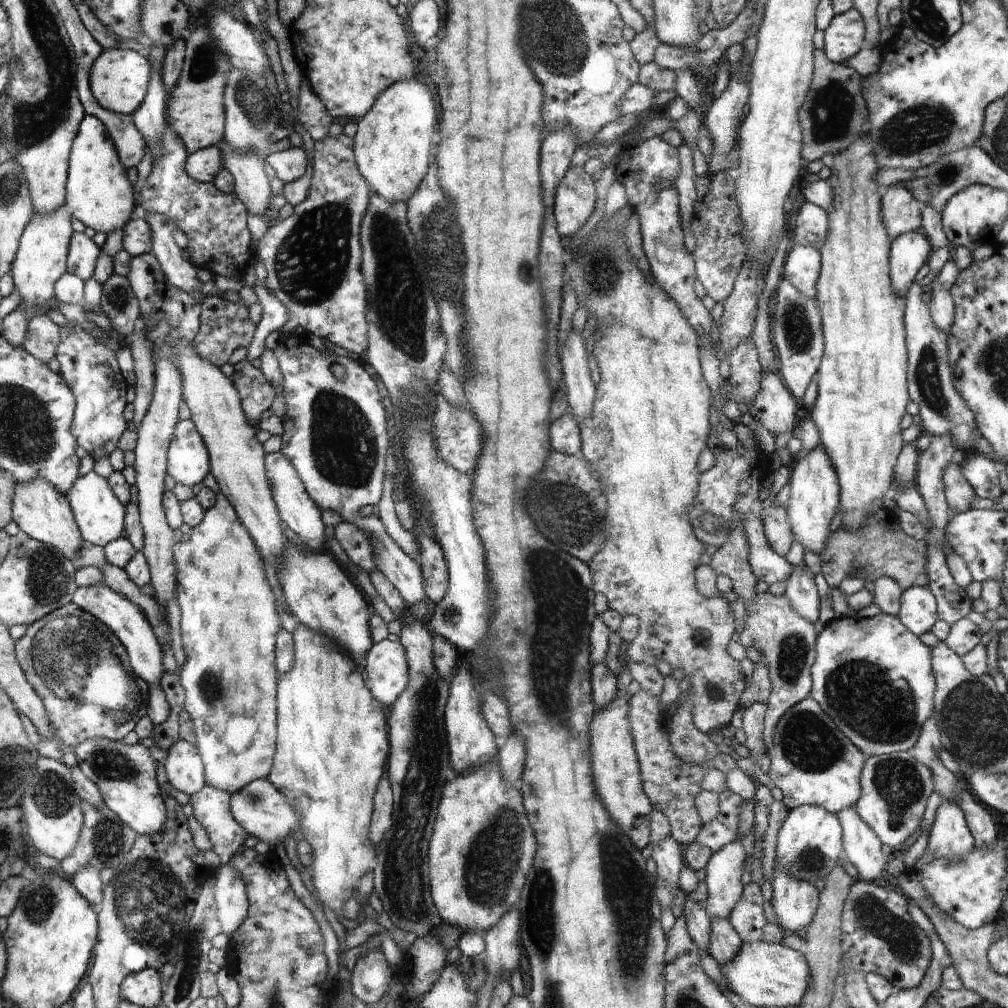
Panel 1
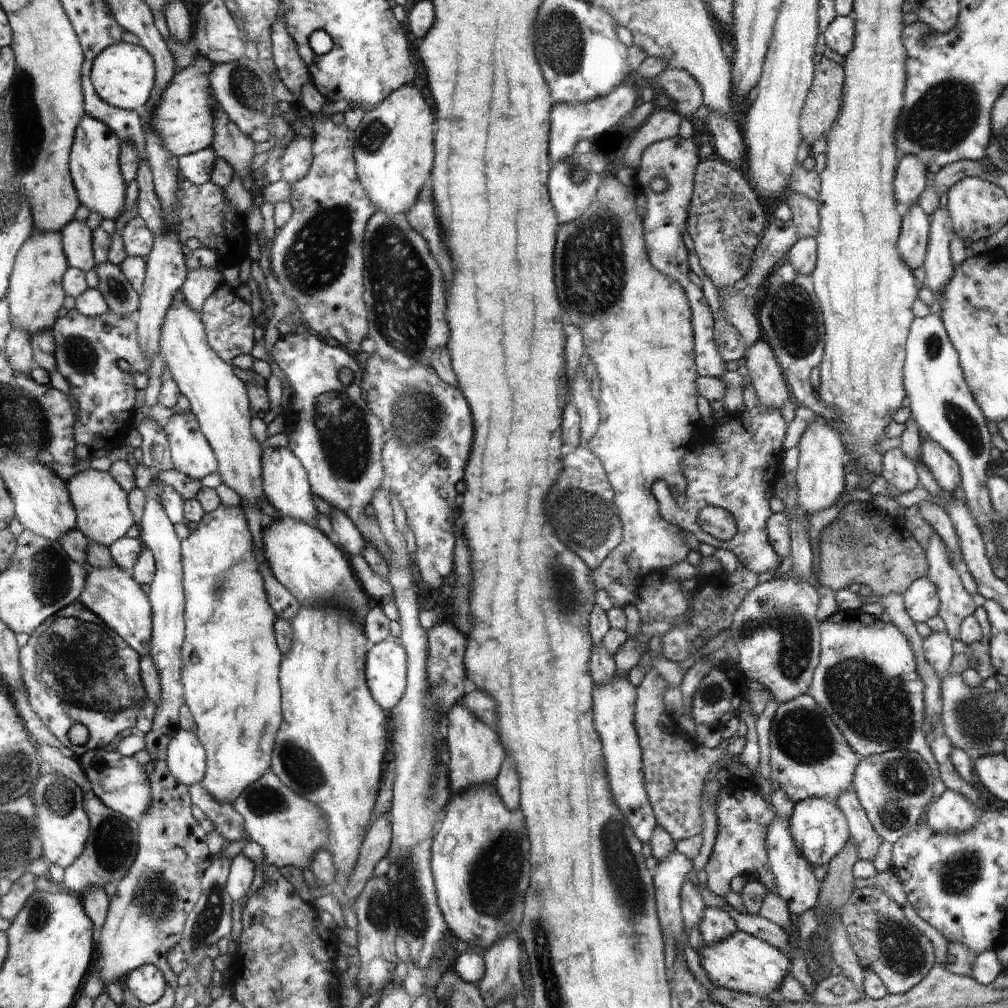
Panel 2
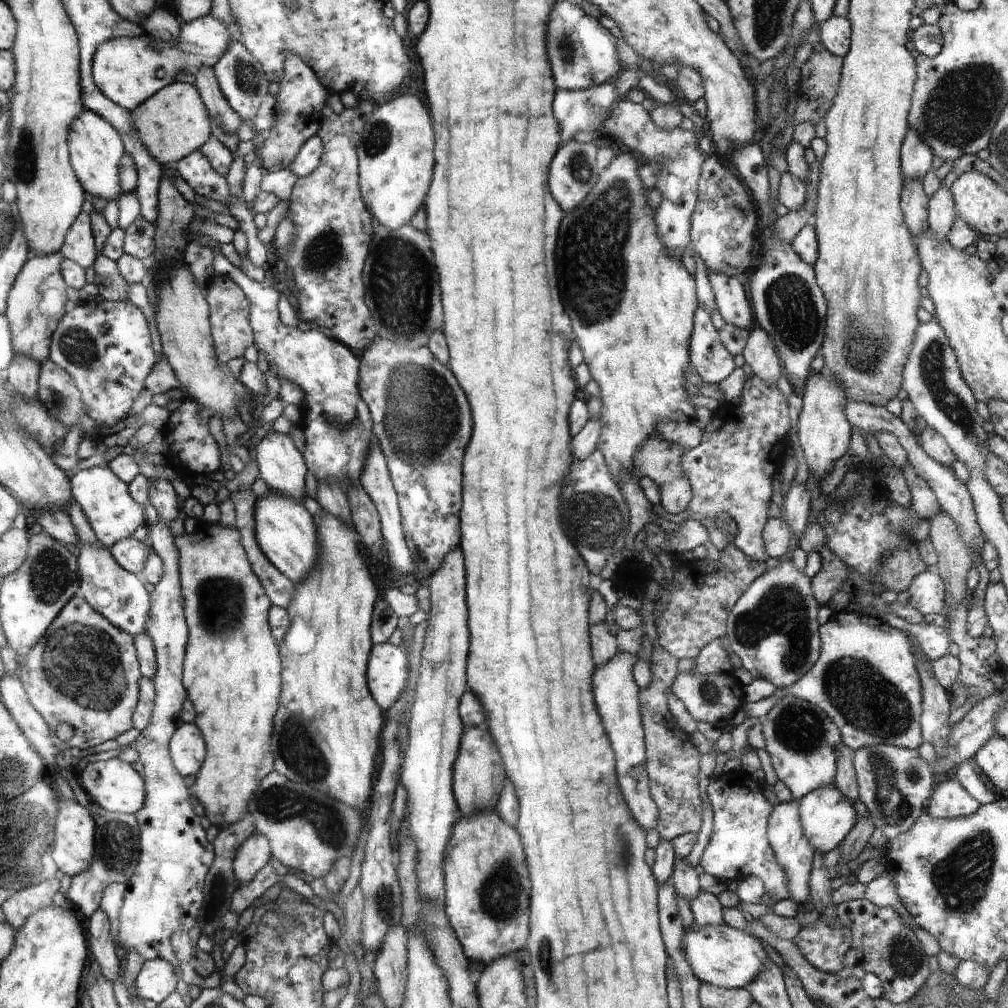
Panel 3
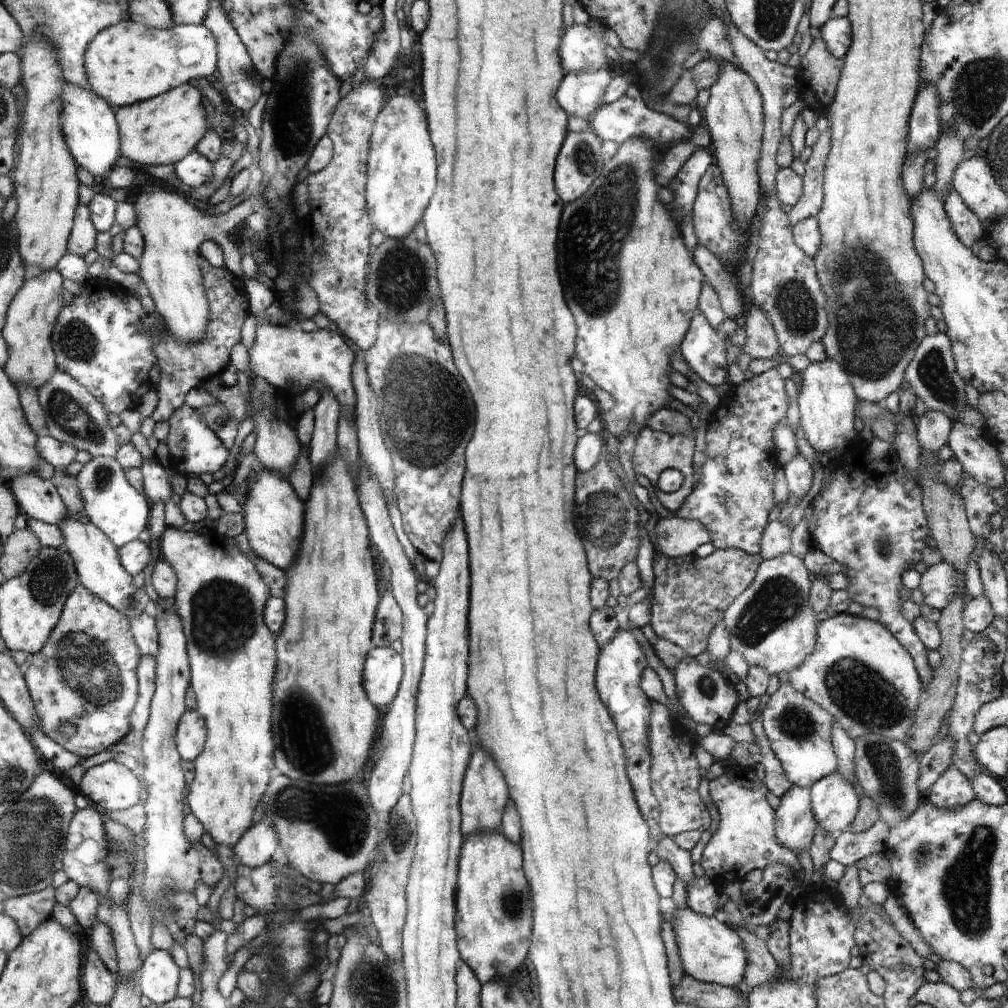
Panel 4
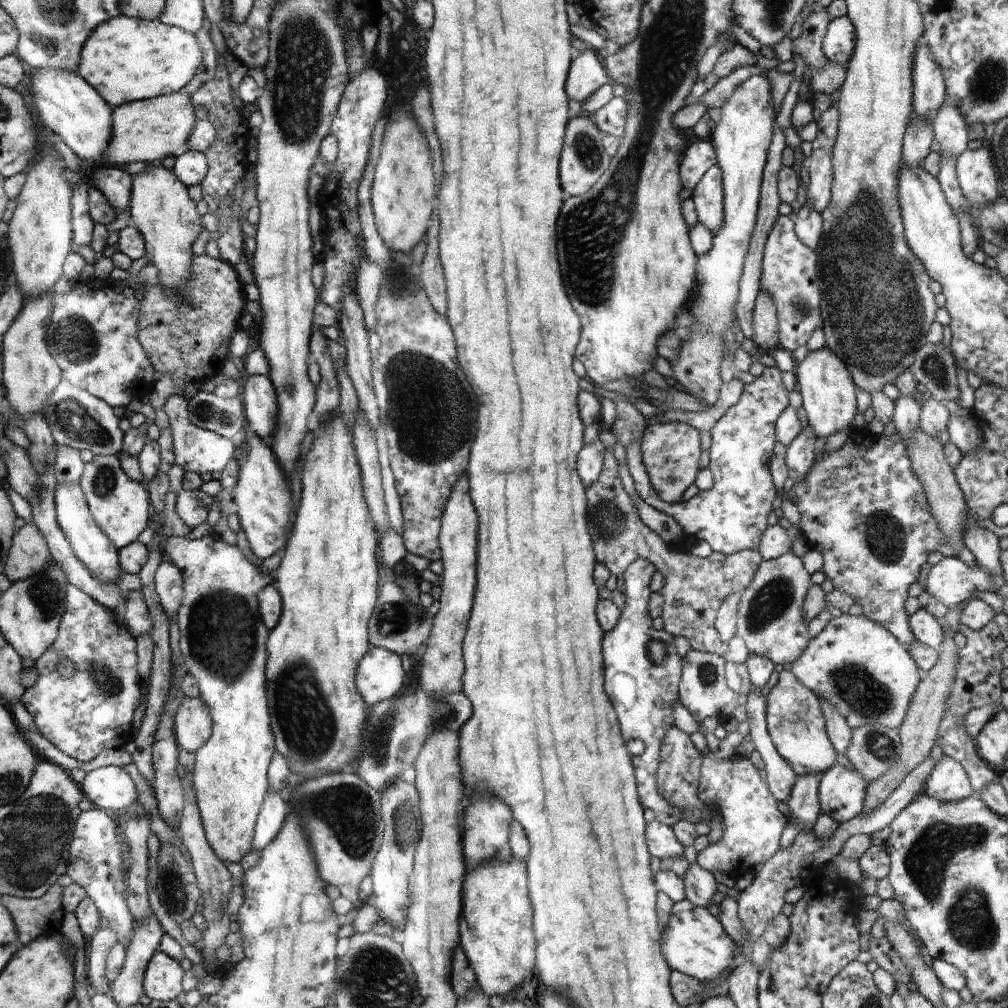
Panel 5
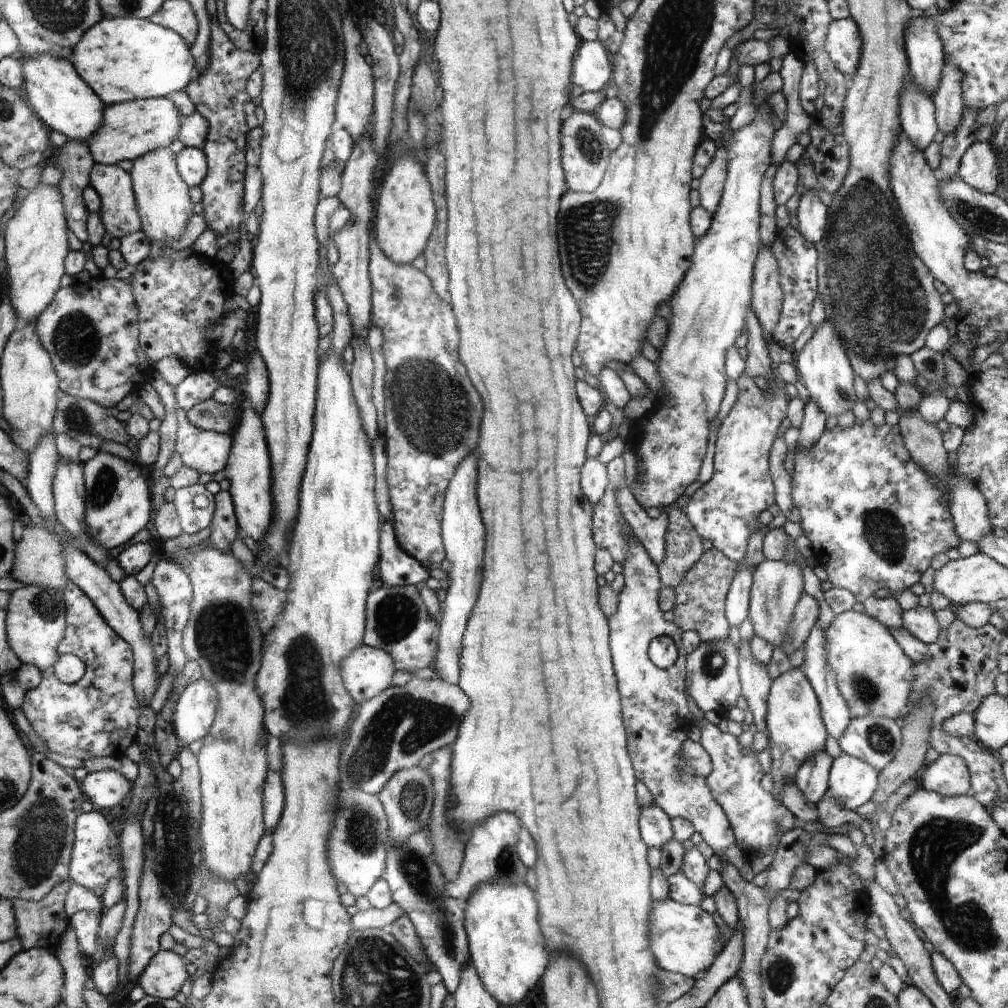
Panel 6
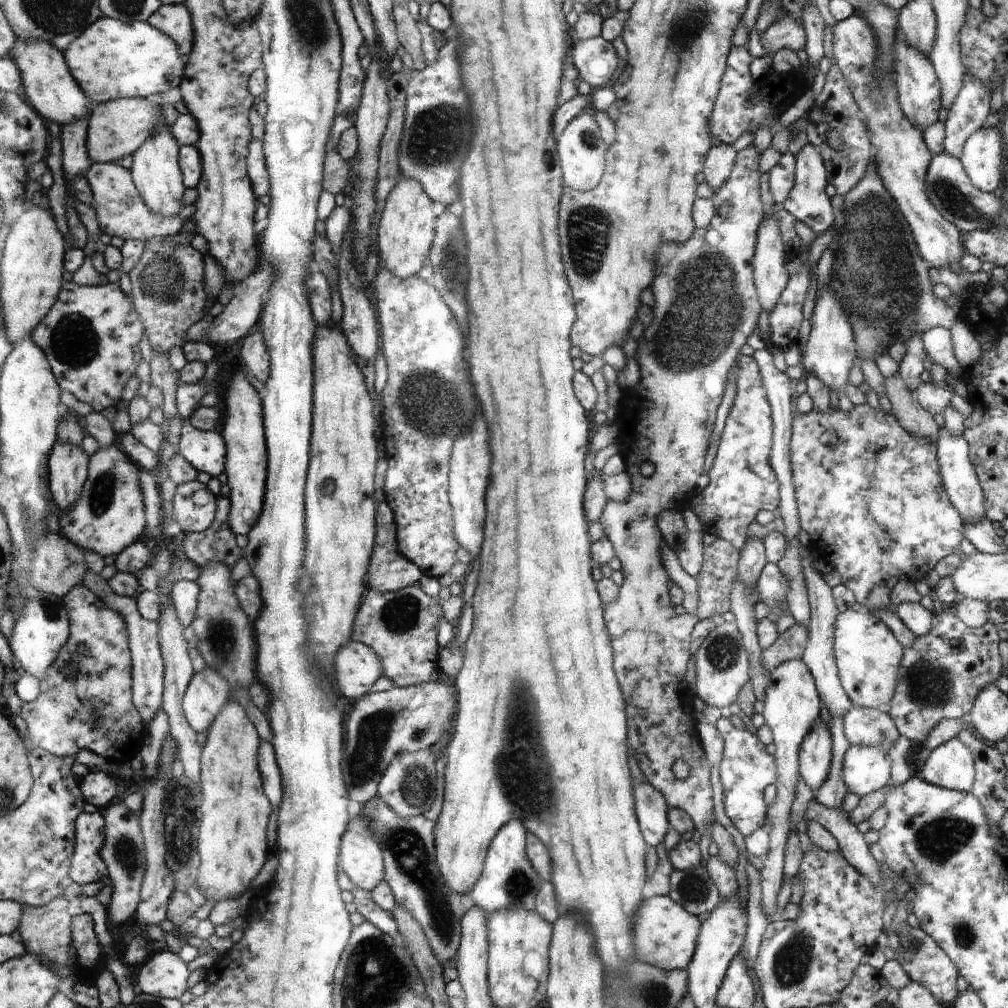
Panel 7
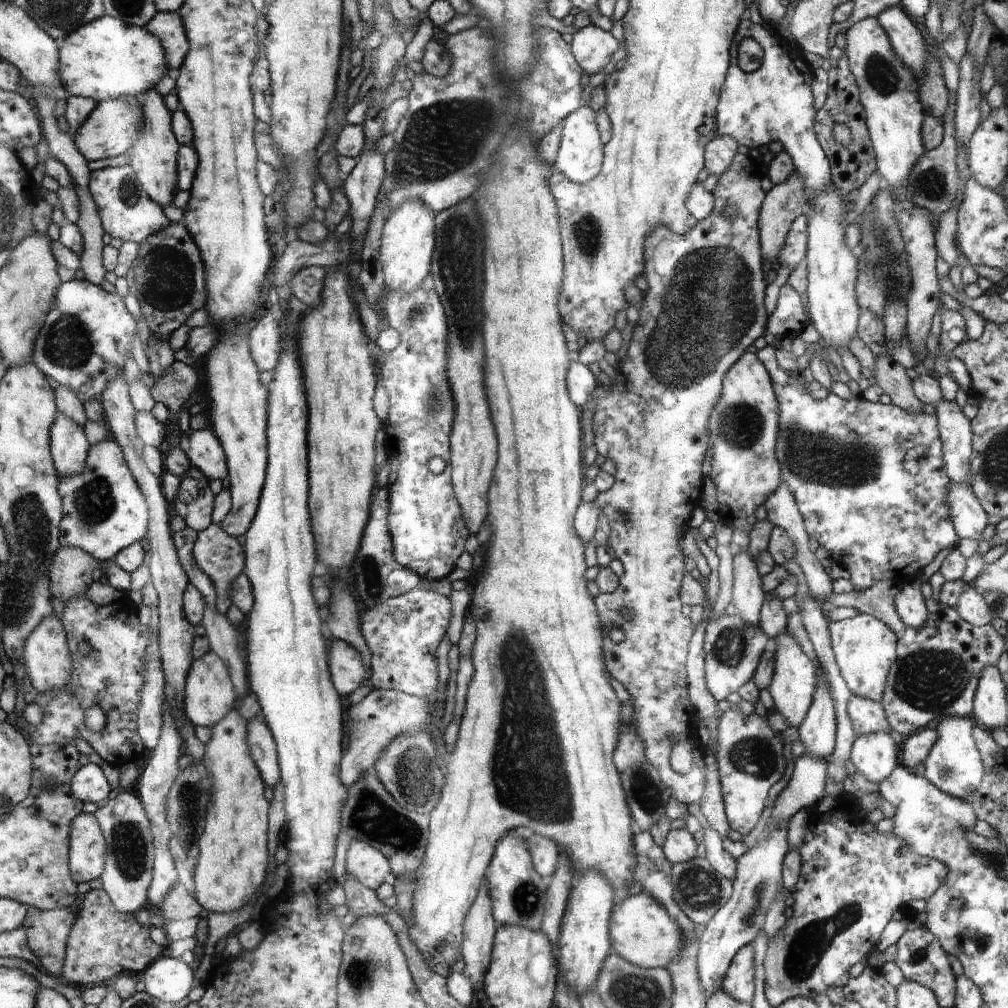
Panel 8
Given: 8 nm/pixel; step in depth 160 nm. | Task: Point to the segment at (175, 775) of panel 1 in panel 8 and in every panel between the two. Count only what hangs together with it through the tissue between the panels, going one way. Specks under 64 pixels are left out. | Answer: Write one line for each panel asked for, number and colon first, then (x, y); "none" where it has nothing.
2: (187, 759)
3: (188, 749)
4: (192, 734)
5: (193, 724)
6: (194, 713)
7: (206, 696)
8: (209, 696)

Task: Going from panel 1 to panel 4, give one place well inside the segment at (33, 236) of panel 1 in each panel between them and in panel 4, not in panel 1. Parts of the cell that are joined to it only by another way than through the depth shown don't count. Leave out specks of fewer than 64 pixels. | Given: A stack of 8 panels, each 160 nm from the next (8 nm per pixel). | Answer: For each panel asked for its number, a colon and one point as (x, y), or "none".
2: (36, 292)
3: (36, 301)
4: (32, 313)

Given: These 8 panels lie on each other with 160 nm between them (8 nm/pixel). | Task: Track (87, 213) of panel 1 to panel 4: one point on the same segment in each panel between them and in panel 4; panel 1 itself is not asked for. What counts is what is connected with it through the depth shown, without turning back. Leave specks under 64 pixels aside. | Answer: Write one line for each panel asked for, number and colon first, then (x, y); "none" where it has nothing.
2: (95, 161)
3: (96, 149)
4: (89, 123)

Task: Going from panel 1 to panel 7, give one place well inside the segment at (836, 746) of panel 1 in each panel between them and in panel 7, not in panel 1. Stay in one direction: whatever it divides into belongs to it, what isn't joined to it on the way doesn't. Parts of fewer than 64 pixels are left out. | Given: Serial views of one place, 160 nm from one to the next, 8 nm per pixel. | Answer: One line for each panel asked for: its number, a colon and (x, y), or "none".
2: (810, 757)
3: (801, 738)
4: (799, 731)
5: (795, 724)
6: (797, 734)
7: (791, 705)

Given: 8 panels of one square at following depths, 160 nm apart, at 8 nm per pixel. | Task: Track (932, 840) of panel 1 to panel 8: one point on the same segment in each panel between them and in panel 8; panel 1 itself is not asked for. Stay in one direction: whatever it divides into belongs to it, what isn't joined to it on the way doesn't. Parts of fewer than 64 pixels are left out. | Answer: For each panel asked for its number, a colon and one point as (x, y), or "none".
2: (953, 812)
3: (950, 799)
4: (952, 790)
5: (948, 782)
6: (948, 776)
7: (951, 766)
8: (954, 766)

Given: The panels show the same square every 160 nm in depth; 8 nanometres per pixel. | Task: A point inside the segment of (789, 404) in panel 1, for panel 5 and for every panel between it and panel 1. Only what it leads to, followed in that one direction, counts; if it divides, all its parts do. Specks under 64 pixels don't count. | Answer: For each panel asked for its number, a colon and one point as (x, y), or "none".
2: (764, 372)
3: (760, 354)
4: (762, 342)
5: (765, 324)

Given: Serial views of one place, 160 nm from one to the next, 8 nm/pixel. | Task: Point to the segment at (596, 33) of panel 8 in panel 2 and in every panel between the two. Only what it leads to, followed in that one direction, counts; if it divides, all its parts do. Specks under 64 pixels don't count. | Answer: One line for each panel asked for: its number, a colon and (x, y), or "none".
2: (571, 122)
3: (584, 109)
4: (581, 94)
5: (587, 75)
6: (591, 70)
7: (595, 59)

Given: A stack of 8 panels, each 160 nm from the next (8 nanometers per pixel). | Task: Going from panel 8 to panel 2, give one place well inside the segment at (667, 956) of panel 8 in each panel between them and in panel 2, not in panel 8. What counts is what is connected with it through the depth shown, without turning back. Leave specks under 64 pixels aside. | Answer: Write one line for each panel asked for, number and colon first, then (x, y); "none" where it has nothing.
2: (746, 964)
3: (720, 955)
4: (710, 950)
5: (695, 943)
6: (685, 939)
7: (667, 934)

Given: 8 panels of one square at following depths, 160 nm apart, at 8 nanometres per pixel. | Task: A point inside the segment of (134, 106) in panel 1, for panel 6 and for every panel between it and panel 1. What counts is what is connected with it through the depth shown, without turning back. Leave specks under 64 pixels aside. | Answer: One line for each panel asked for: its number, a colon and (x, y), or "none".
2: (124, 75)
3: (129, 70)
4: (127, 63)
5: (128, 60)
6: (125, 59)

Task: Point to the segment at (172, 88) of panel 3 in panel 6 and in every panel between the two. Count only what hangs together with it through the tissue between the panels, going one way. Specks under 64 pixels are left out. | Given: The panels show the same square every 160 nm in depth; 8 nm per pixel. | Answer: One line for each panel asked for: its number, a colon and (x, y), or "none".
4: (163, 130)
5: (149, 131)
6: (131, 130)

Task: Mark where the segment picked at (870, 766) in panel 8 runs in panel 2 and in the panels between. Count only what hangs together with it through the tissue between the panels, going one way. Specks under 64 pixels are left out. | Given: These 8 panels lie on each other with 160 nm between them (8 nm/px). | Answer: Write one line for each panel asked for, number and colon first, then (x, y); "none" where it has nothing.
2: (820, 828)
3: (827, 816)
4: (835, 802)
5: (842, 790)
6: (852, 782)
7: (865, 769)

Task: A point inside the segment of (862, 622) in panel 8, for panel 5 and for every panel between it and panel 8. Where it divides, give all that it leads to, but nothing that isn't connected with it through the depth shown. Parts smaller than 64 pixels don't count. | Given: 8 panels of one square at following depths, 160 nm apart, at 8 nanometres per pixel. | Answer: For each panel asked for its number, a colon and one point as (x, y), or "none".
5: (857, 665)
6: (874, 676)
7: (868, 655)

